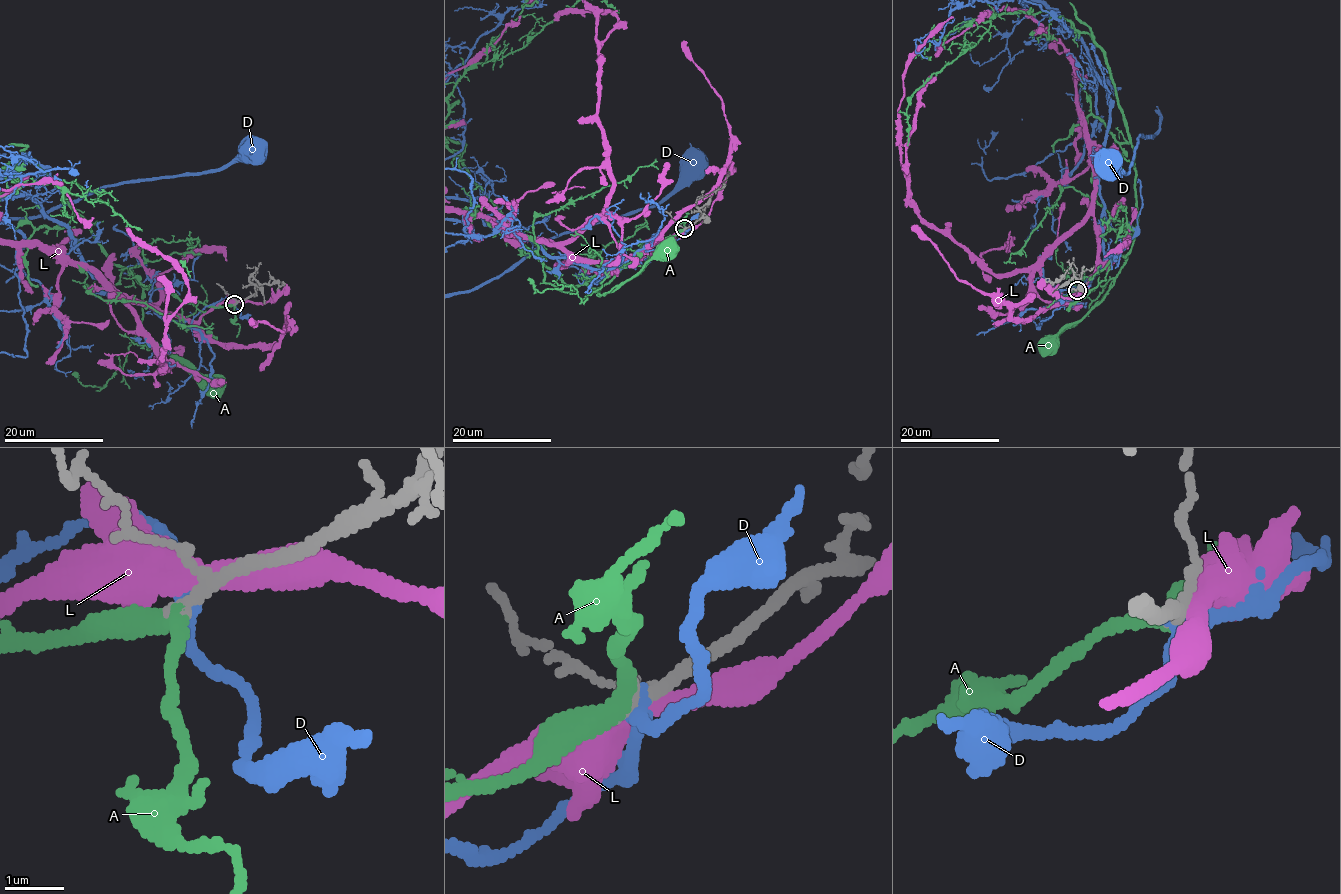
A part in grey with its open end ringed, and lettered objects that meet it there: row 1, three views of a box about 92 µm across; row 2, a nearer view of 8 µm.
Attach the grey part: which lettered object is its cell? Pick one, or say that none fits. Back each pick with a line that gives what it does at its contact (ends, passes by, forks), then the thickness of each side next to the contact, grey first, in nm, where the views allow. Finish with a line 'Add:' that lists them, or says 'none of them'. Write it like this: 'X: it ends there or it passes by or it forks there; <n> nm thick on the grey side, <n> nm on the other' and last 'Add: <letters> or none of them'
A: it passes by; 200 nm thick on the grey side, 280 nm on the other
Add: A

